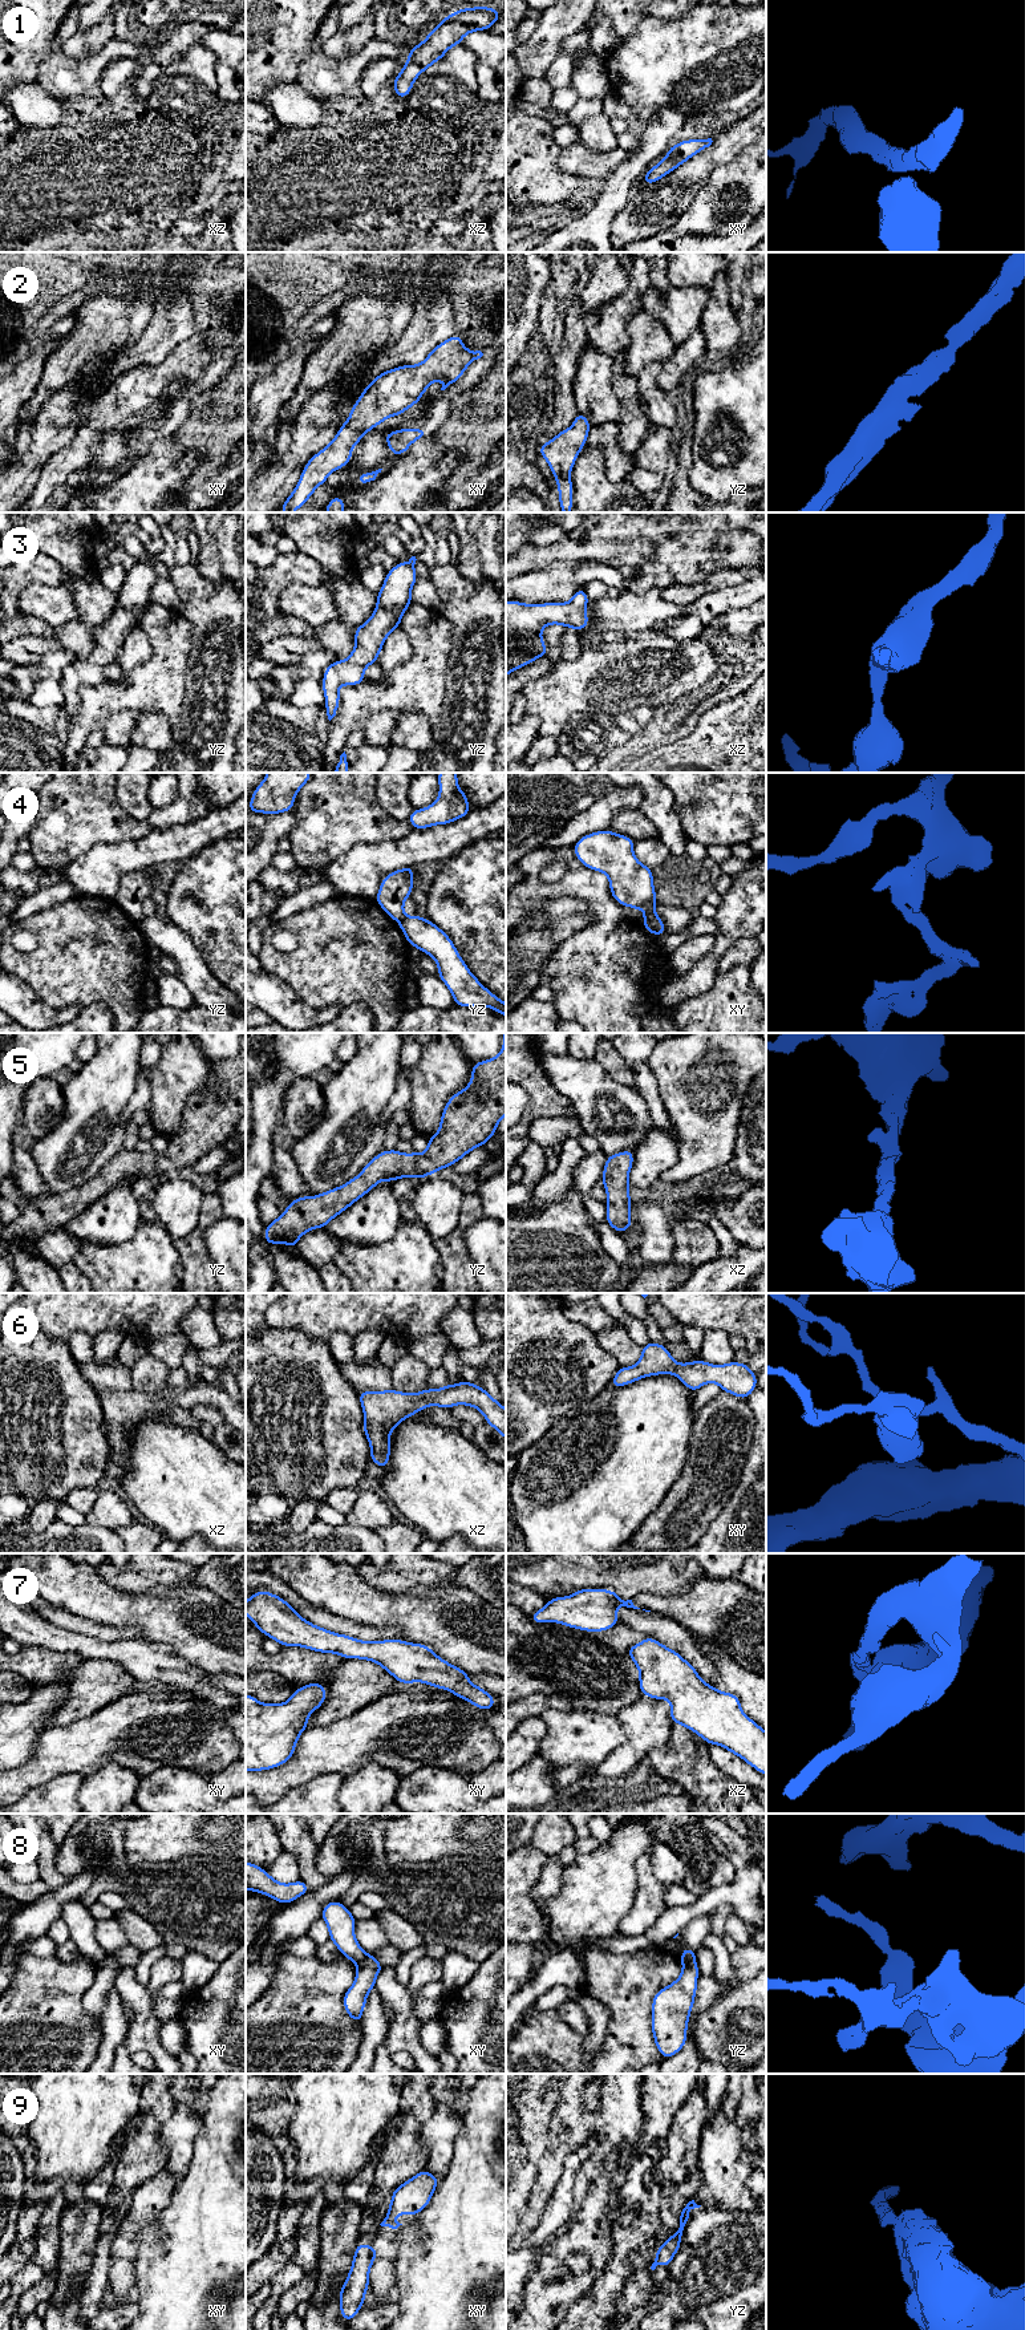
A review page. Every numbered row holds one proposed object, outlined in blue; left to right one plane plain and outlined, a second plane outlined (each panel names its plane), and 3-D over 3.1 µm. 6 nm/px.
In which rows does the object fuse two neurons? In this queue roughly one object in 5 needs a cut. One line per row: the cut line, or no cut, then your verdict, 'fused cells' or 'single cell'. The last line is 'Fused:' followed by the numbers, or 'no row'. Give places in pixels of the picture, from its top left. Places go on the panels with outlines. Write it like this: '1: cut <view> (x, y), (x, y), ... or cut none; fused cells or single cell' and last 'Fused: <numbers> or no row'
1: cut none; single cell
2: cut none; single cell
3: cut none; single cell
4: cut xy (656, 915), (644, 919); fused cells
5: cut none; single cell
6: cut none; single cell
7: cut none; single cell
8: cut yz (681, 1958), (695, 1961); fused cells
9: cut xy (371, 2248), (372, 2261); fused cells
Fused: 4, 8, 9

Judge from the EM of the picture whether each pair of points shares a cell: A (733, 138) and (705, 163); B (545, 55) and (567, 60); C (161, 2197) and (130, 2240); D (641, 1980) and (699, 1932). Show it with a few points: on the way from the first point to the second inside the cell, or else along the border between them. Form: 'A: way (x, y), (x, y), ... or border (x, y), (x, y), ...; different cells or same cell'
A: way (726, 145), (712, 157); same cell
B: border (560, 52), (543, 76); different cells
C: way (152, 2208), (150, 2219), (140, 2229); same cell
D: border (663, 1946), (680, 1957); different cells

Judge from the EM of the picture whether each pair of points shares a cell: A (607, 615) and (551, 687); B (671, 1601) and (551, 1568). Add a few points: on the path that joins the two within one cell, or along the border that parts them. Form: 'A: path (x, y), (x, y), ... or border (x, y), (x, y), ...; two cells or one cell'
A: path (610, 637), (610, 647), (574, 683); one cell
B: border (673, 1593), (639, 1593), (631, 1599); two cells

